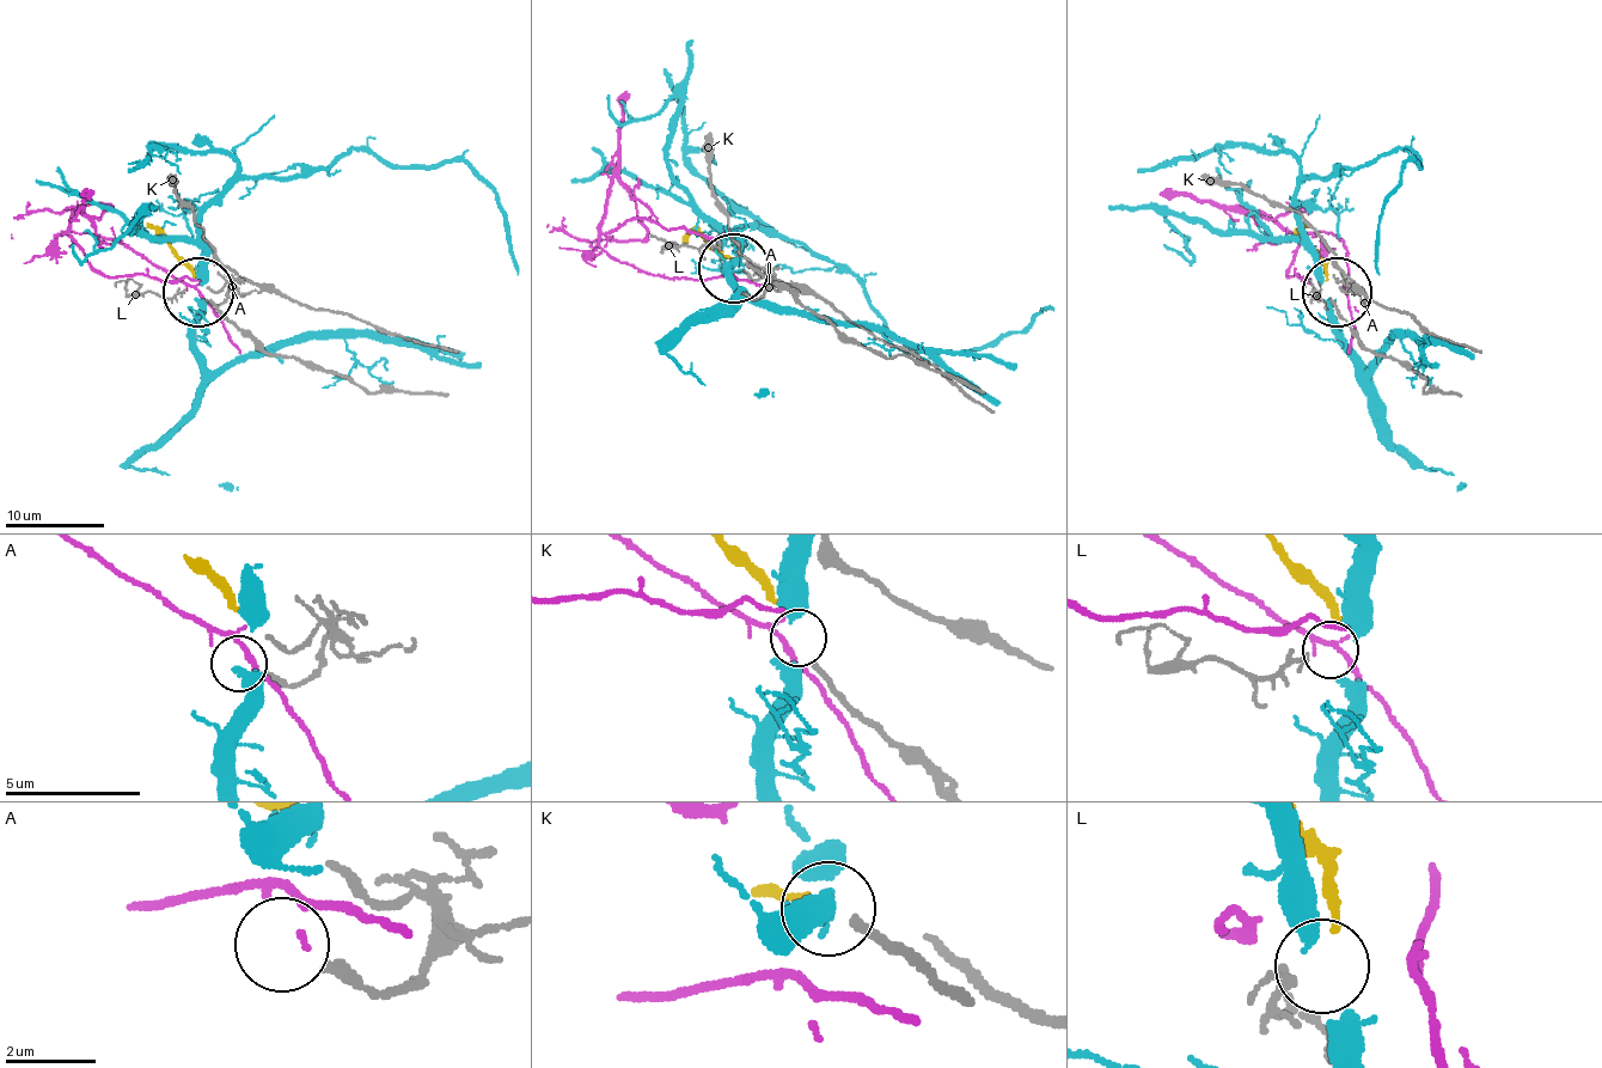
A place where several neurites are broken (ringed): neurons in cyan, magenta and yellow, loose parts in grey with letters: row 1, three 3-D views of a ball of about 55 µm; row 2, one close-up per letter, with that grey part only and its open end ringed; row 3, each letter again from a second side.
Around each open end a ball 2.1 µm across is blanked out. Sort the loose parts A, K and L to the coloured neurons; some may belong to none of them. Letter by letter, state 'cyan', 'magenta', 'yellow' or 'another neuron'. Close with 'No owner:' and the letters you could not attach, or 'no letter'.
A: another neuron
K: yellow
L: cyan
No owner: A

